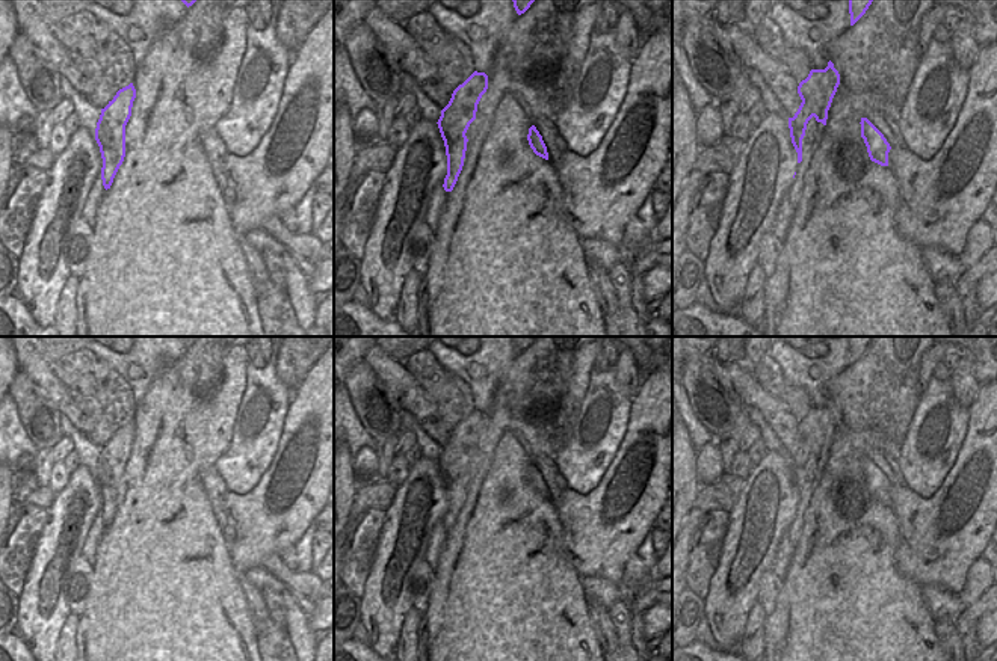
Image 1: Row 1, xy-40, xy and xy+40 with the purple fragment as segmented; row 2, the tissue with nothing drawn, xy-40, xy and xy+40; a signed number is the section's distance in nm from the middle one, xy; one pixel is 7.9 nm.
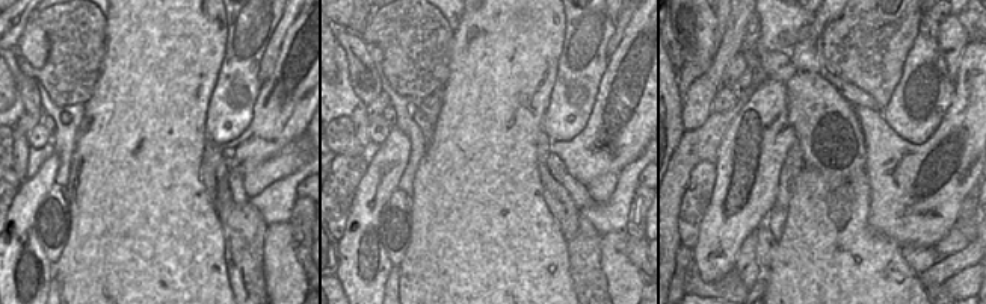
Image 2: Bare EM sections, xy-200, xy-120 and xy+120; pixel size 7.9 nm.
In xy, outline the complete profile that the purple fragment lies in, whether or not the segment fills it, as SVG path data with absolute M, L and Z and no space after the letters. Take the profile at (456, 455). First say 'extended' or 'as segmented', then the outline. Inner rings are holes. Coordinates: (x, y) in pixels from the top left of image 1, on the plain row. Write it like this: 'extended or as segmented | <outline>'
extended | M474 409L462 423L459 423L441 448L438 466L446 484L447 513L444 528L453 528L458 515L468 498L471 483L471 460L476 457L477 442L488 427L488 414Z

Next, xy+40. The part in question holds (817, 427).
extended | M829 398L825 407L811 407L808 415L798 424L802 438L793 456L789 456L792 481L798 490L798 507L793 521L787 527L786 534L793 546L801 539L804 513L813 497L813 490L819 480L813 475L819 472L819 462L826 463L828 448L840 423L840 412Z

